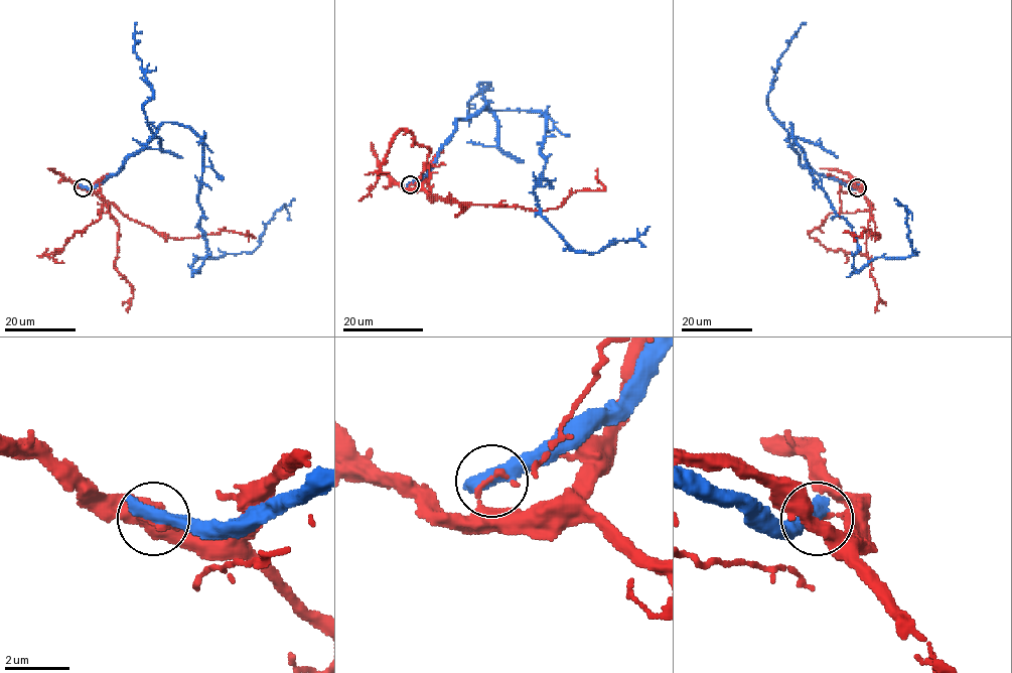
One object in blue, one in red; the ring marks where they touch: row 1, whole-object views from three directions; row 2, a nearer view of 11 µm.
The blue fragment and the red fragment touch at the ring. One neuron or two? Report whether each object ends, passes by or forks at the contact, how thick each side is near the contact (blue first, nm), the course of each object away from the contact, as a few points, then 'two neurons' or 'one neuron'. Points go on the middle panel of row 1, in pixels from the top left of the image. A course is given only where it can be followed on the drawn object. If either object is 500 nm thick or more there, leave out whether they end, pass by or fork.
550 nm thick on the blue side, 180 nm on the other; blue runs (410, 183), (456, 121), (540, 111), (551, 184), (534, 188), (540, 214), (578, 252), (644, 246); red runs (410, 183), (409, 187), (423, 187), (445, 199), (541, 210), (558, 208), (579, 189), (601, 189), (597, 168); two neurons

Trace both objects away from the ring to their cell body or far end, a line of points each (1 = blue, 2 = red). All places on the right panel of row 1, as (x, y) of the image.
1: (857, 187), (805, 167), (790, 123), (857, 240), (857, 273), (917, 254), (906, 208), (911, 220)
2: (857, 187), (871, 205), (876, 237), (880, 237), (868, 229), (862, 232), (862, 236), (843, 232)

